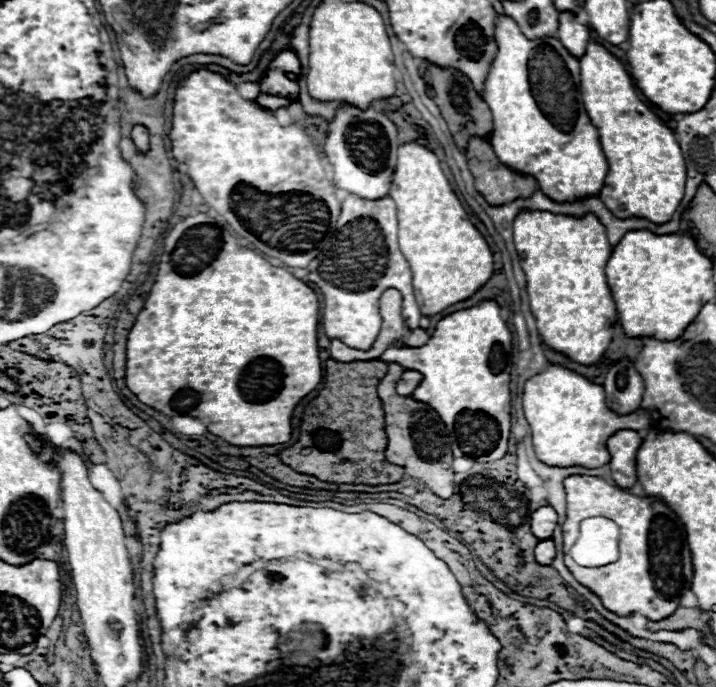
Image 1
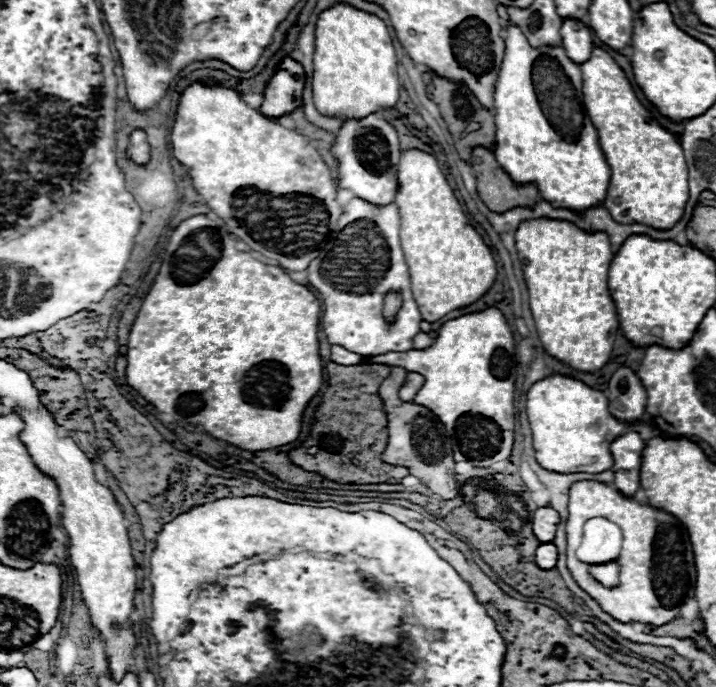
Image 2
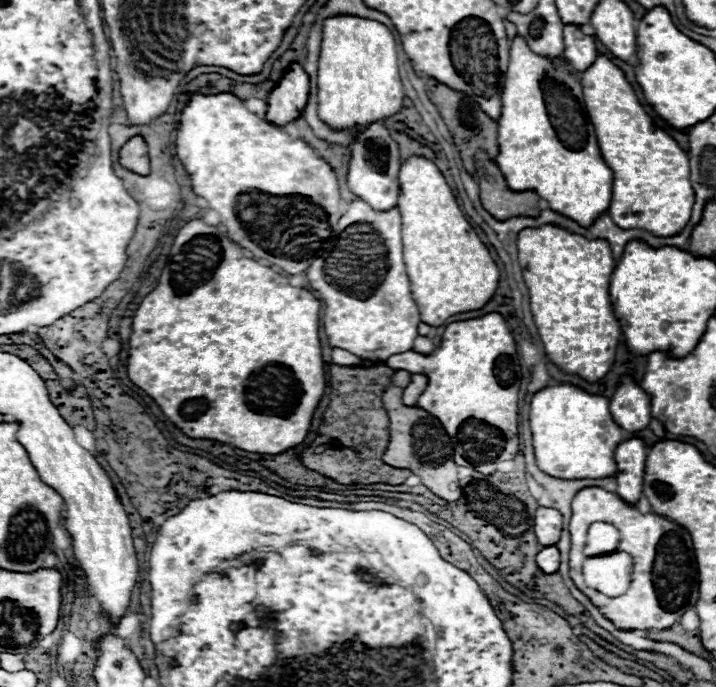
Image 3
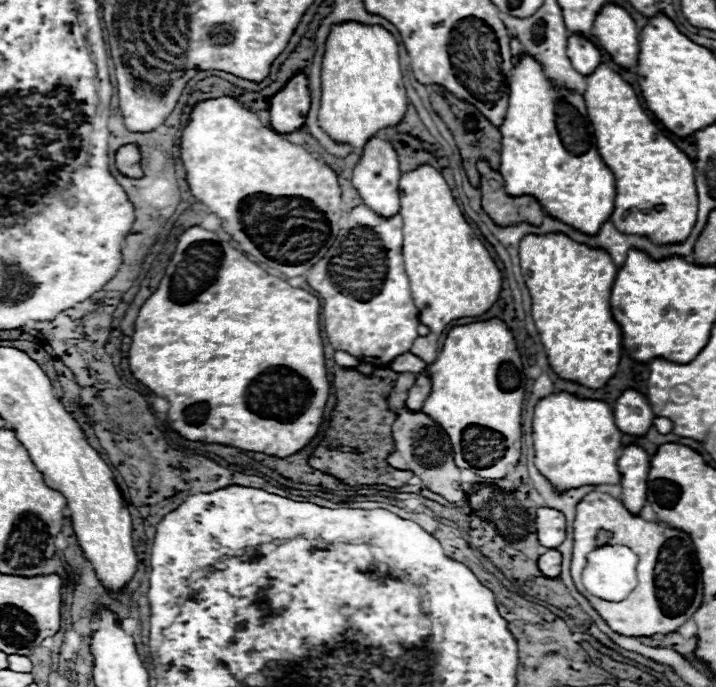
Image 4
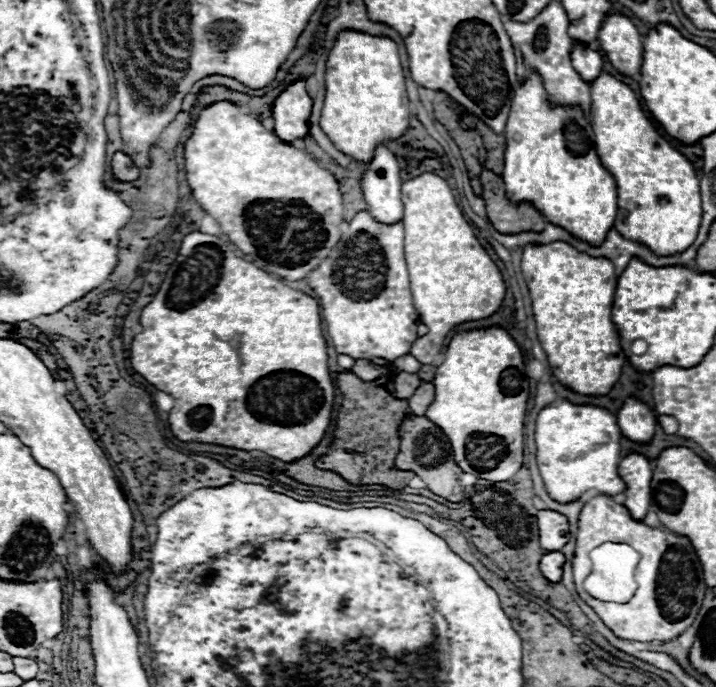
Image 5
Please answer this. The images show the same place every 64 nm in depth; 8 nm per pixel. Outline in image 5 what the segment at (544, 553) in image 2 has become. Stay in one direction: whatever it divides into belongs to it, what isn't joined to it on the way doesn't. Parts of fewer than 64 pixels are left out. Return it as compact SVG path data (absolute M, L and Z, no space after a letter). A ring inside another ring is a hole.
M548 552L548 554L544 554L544 558L540 558L540 570L542 570L544 578L548 578L552 582L560 582L562 564L564 564L562 552Z

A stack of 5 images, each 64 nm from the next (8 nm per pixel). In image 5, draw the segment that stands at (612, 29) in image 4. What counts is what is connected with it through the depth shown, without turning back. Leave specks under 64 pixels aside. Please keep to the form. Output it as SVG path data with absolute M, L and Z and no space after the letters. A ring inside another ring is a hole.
M610 12L604 20L602 20L602 26L598 30L598 42L600 42L600 48L606 52L610 64L620 70L622 74L626 76L632 76L632 74L638 74L640 72L640 64L642 64L642 36L640 32L636 30L636 26L632 24L630 18L622 16L620 12Z

